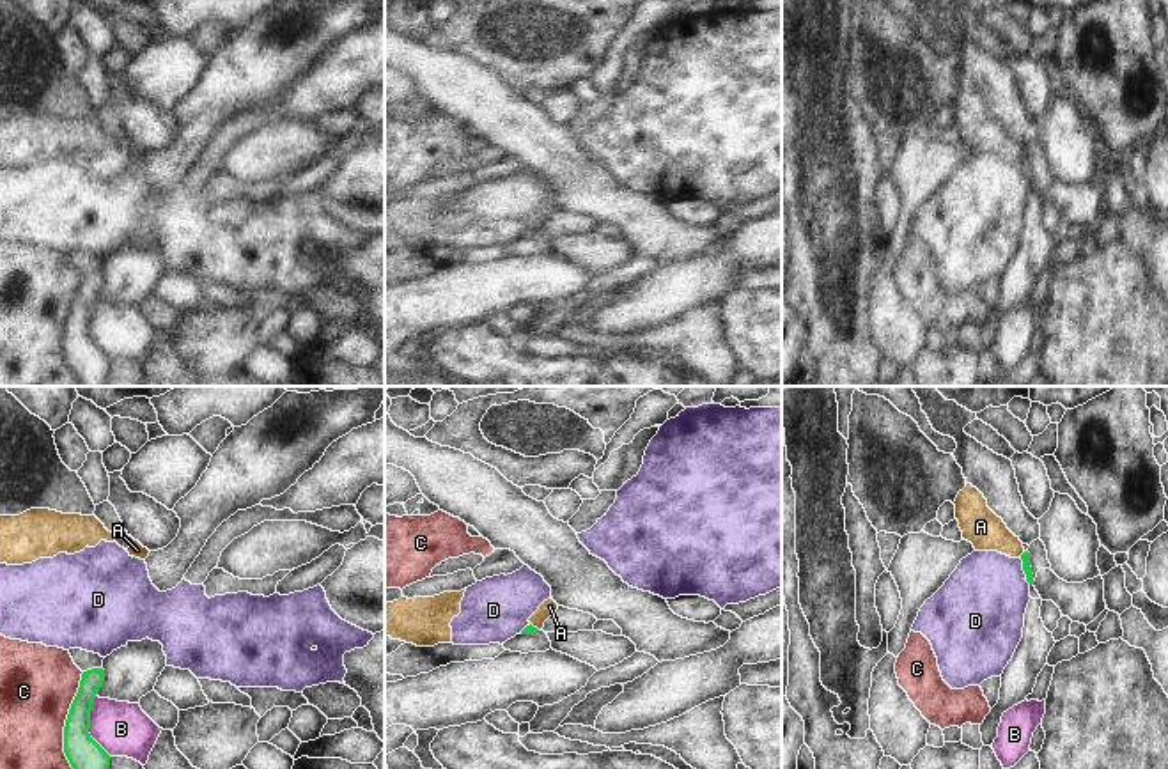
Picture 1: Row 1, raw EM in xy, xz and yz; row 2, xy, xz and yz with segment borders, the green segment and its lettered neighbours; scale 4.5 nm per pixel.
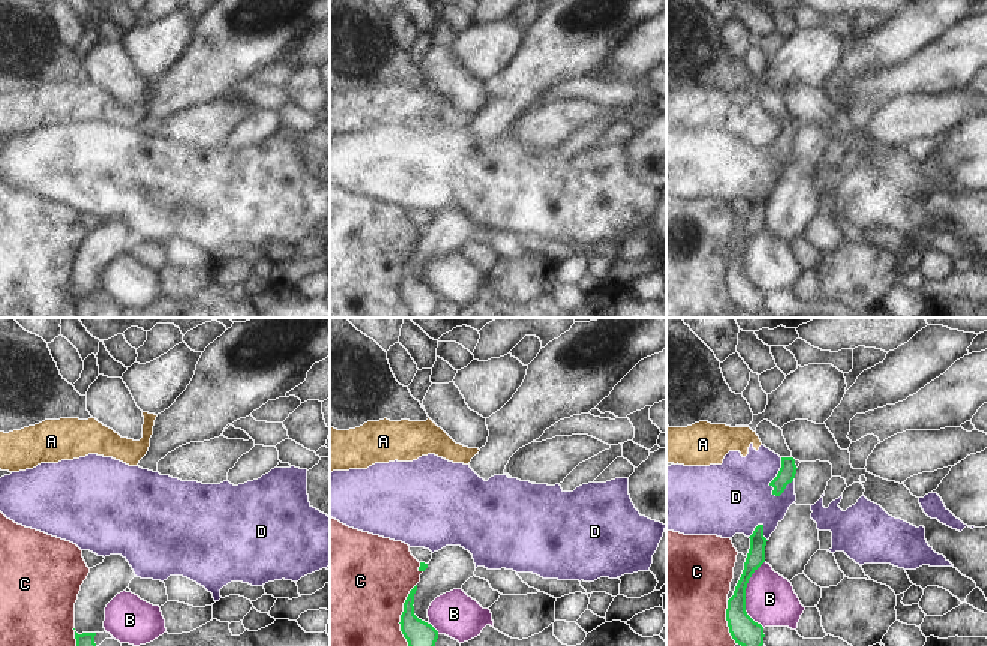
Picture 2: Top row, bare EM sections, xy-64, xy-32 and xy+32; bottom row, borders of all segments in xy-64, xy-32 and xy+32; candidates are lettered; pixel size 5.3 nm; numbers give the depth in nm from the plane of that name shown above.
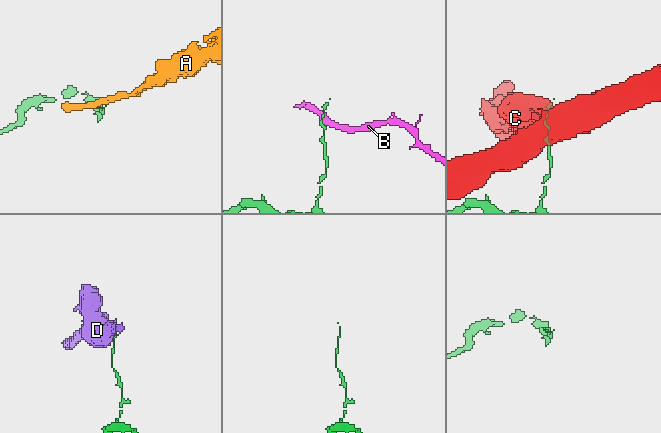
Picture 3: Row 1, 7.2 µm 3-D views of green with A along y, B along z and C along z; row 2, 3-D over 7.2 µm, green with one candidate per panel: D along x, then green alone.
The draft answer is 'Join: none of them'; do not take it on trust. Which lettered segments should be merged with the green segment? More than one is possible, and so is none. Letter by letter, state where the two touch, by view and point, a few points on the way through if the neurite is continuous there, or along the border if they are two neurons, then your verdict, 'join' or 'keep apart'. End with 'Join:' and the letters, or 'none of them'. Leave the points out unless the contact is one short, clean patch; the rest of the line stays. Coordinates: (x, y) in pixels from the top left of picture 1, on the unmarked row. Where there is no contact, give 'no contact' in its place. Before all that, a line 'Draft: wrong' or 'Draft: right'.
Draft: right
A: yz (1021, 158) | along yz (1025, 155), (1020, 160) | keep apart
B: xy (89, 330) | along xy (94, 300), (89, 339), (110, 360) | keep apart
C: xy (66, 328) | keep apart
D: yz (1023, 172) | keep apart
Join: none of them

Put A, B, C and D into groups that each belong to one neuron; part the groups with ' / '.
A / B / C / D

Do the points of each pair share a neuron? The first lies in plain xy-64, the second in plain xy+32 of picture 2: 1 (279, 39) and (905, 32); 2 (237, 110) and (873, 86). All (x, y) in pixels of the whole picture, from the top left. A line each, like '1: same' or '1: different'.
1: same
2: different

